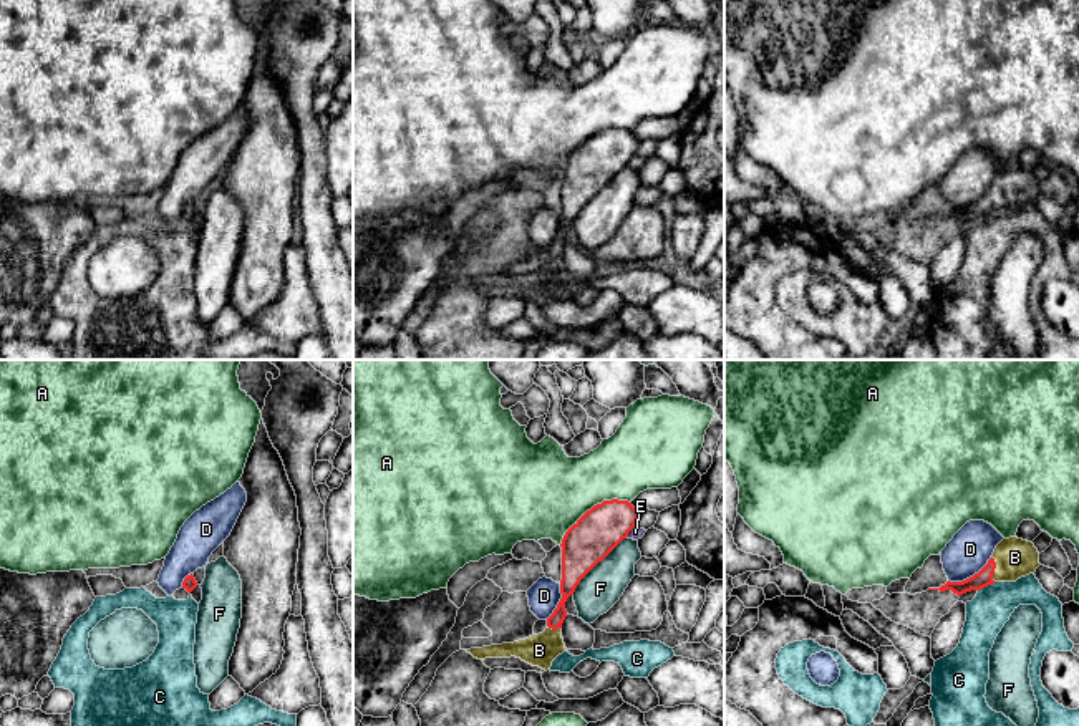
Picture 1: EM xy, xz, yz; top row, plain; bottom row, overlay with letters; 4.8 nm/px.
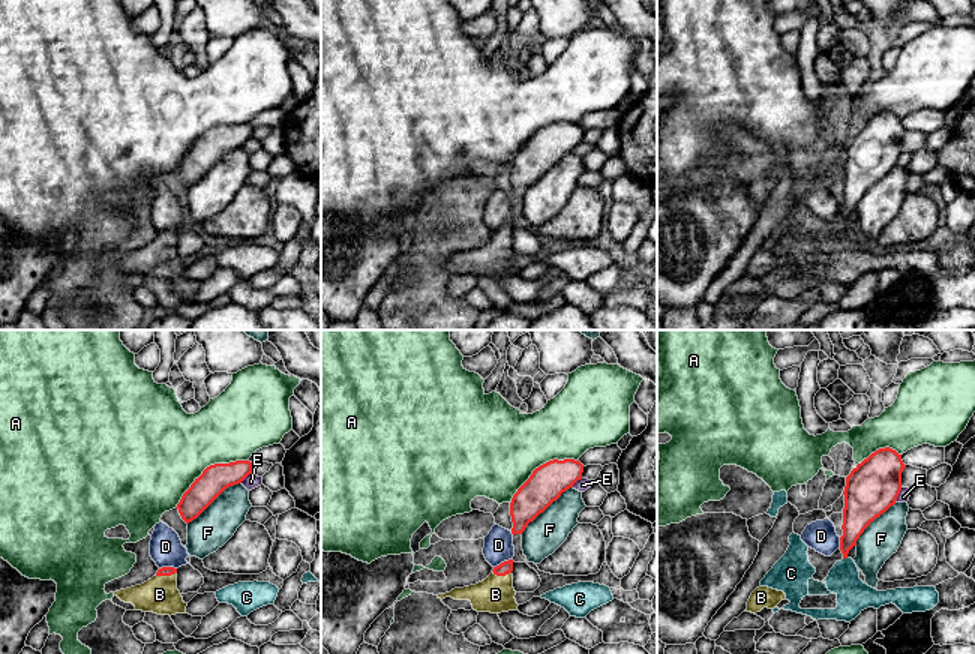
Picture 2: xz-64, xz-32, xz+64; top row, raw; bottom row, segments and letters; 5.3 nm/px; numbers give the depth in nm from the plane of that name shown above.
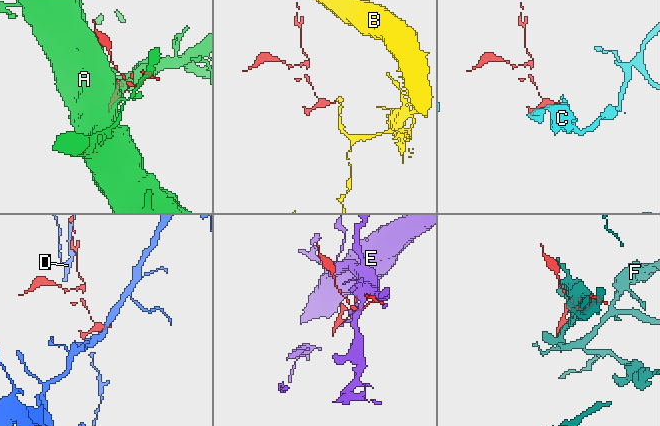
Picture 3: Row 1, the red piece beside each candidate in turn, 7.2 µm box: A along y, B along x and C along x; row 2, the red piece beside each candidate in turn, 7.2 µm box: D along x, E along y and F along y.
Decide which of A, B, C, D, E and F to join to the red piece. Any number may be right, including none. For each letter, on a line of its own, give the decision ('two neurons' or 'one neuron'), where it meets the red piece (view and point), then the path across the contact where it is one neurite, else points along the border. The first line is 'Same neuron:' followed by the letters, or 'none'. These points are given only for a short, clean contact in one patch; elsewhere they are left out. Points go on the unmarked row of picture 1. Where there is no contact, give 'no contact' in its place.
Same neuron: B
A: two neurons | xz (592, 136)
B: one neuron | yz (995, 196) | across yz (985, 204), (995, 196), (1015, 186)
C: two neurons | yz (987, 214) | along yz (995, 211), (978, 219)
D: two neurons | yz (970, 206) | along yz (991, 186), (972, 204), (962, 209), (948, 209)
E: two neurons | xz (630, 158)
F: two neurons | xz (597, 191)

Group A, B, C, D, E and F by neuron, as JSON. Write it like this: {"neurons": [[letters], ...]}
{"neurons": [["A"], ["B"], ["C"], ["D"], ["E"], ["F"]]}

